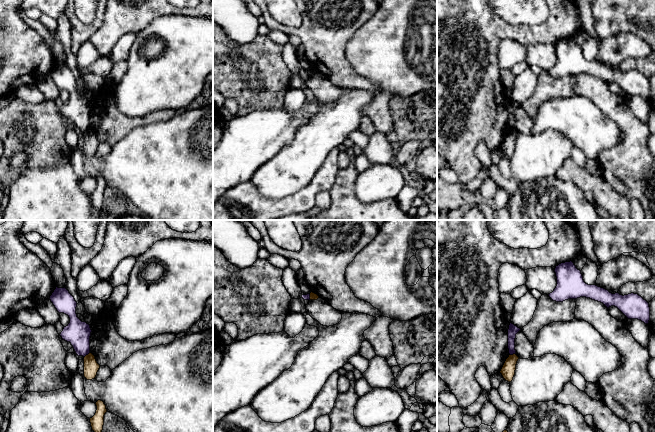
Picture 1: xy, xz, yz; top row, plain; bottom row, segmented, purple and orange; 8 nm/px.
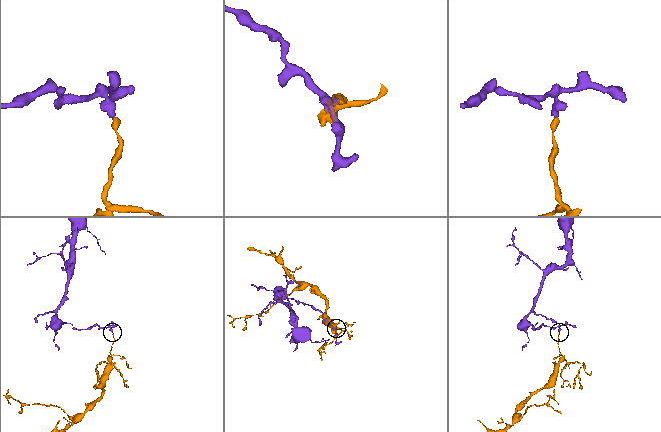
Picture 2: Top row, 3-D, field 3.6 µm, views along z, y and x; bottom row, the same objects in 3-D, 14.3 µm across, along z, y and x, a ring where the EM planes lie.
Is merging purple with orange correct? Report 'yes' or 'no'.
no

